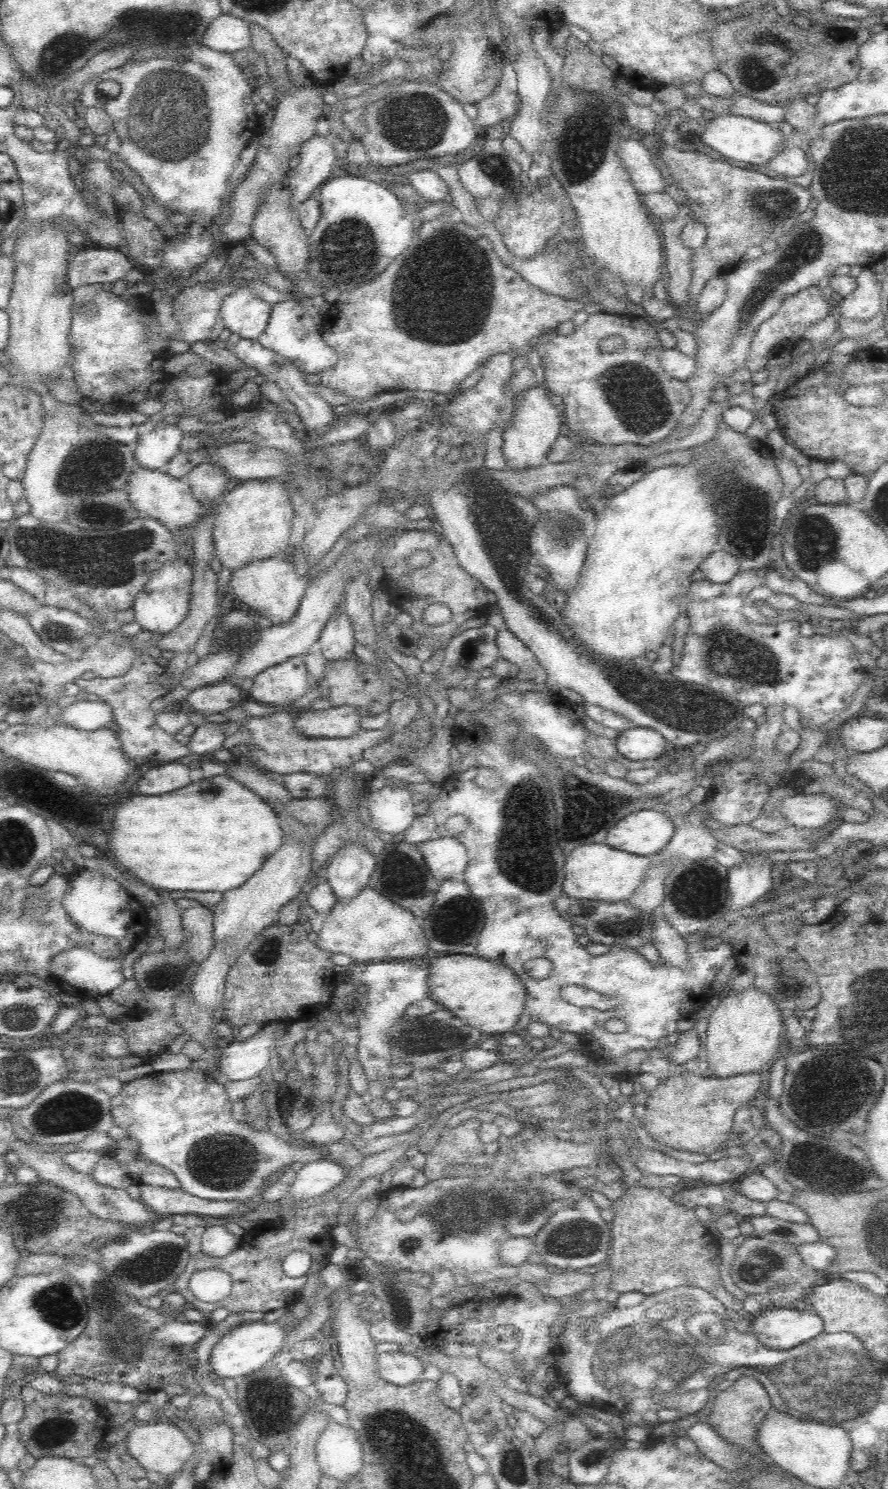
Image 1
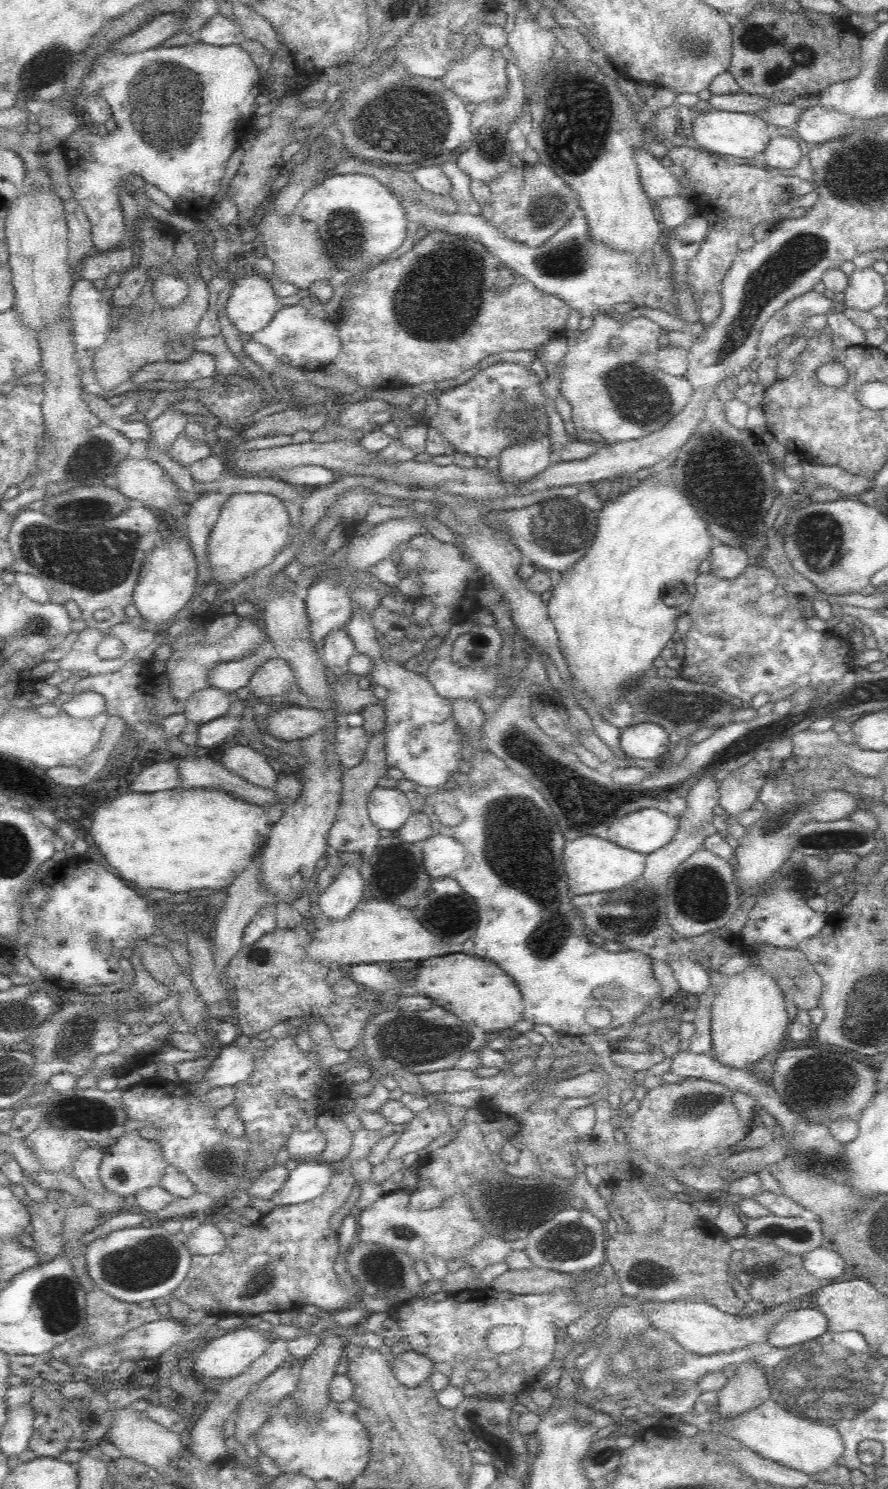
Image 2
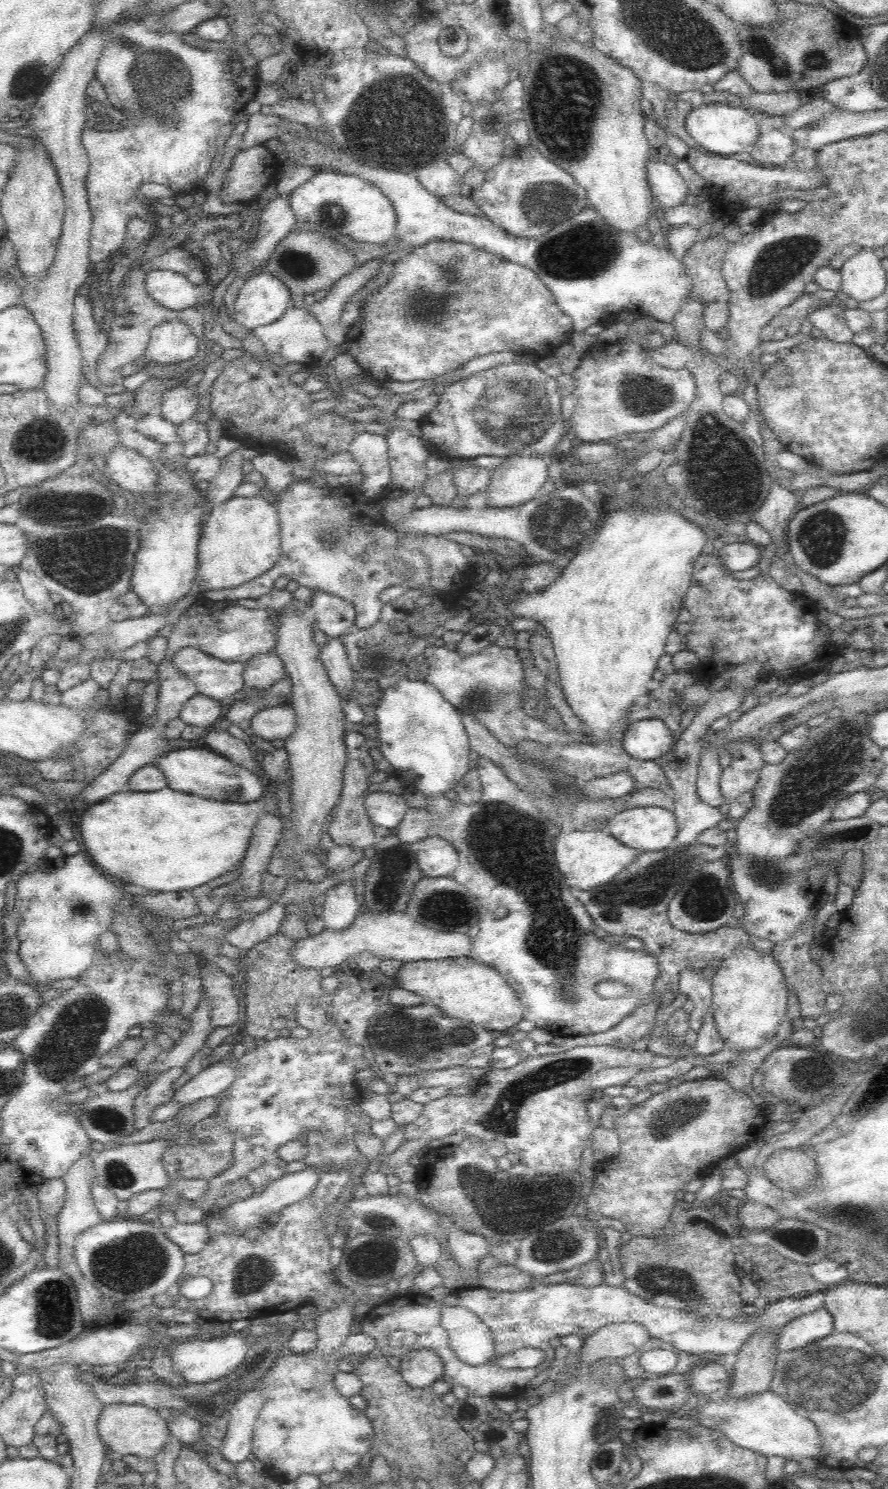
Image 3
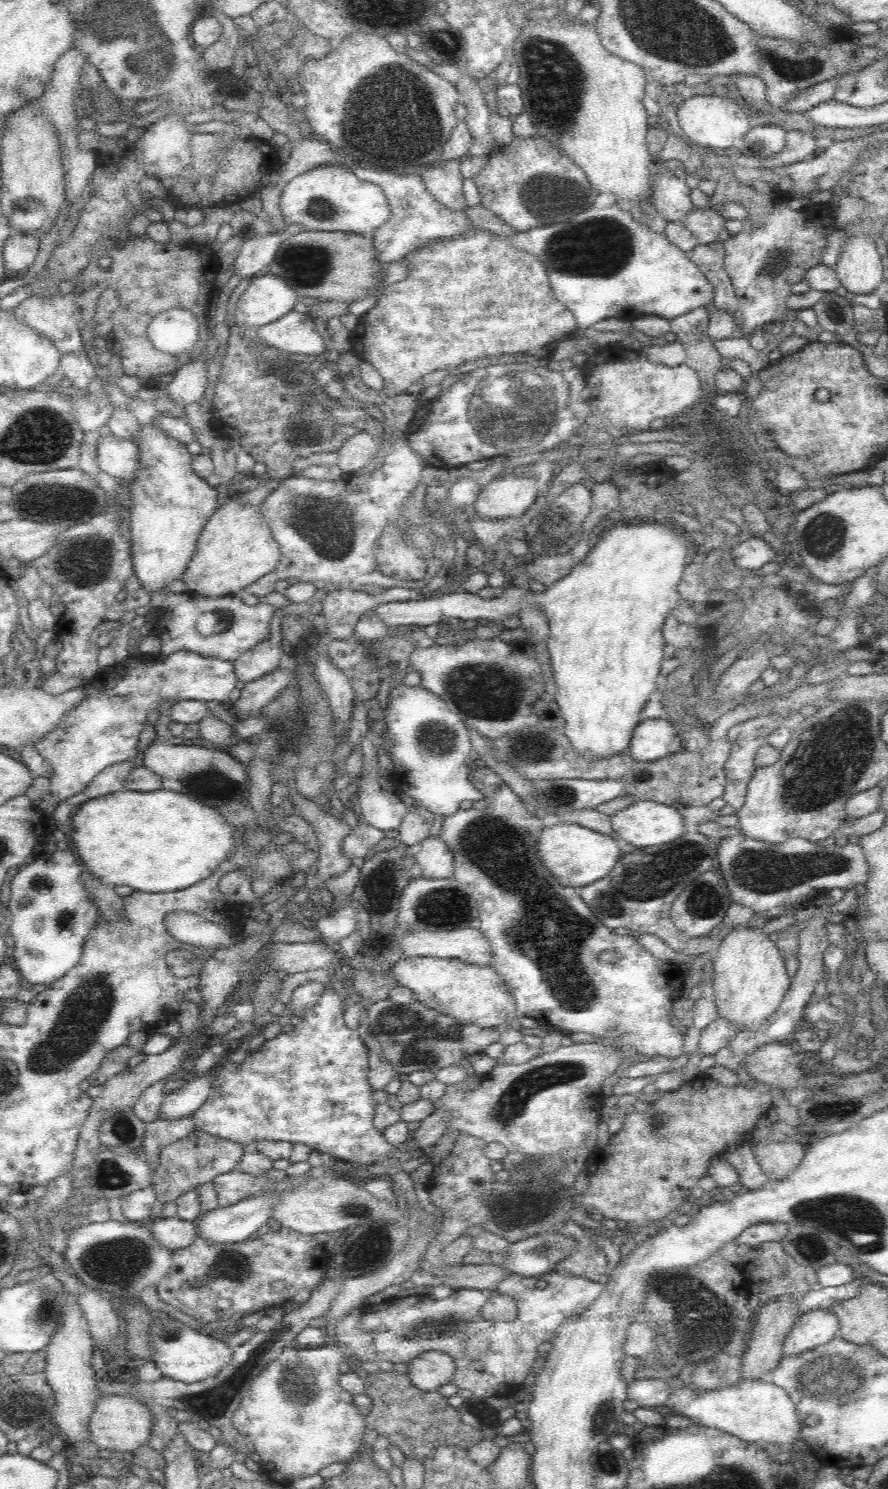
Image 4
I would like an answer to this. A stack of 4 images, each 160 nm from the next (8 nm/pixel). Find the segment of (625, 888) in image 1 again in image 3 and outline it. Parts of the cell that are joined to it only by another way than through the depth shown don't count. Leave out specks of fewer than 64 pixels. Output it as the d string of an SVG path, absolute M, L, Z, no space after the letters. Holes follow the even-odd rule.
M576 830L576 832L568 832L568 834L560 834L554 840L554 856L558 862L558 868L562 870L566 884L570 888L580 888L580 890L590 890L596 888L604 882L610 882L614 876L618 876L618 872L622 872L640 852L624 846L616 838L612 838L606 832L598 832L598 830Z

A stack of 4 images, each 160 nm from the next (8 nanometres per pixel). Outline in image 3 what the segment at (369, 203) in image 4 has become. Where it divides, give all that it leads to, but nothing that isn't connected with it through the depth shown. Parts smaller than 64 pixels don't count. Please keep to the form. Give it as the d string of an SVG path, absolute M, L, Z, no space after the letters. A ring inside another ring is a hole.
M316 172L290 193L290 207L298 221L314 226L322 226L326 236L340 240L340 236L350 236L358 242L370 242L379 247L396 232L396 211L377 186L364 182L362 178L336 172Z

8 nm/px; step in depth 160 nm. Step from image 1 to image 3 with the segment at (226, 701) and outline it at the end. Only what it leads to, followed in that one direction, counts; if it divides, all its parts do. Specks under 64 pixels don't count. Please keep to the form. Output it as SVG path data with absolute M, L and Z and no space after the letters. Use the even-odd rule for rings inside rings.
M195 694L182 707L180 720L192 726L211 728L210 724L220 722L225 716L225 708L218 699L203 694Z

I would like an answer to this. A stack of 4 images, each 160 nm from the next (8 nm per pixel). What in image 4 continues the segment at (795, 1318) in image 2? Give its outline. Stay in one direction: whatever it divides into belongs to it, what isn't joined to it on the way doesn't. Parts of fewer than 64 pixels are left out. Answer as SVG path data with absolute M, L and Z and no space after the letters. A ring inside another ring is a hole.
M814 1309L801 1314L783 1342L782 1356L797 1355L826 1344L839 1329L838 1317L829 1309Z

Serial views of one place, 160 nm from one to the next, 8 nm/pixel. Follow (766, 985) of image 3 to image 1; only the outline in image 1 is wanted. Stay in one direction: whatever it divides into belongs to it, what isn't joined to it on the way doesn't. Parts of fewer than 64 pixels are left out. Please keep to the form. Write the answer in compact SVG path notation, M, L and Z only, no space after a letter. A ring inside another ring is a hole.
M756 984L744 989L735 987L733 991L731 996L719 998L711 1004L713 1012L708 1018L707 1035L703 1038L711 1077L727 1078L745 1073L766 1071L769 1064L781 1053L780 1042L784 1039L783 1021L785 1018L776 1004L776 1000L762 989L756 988Z

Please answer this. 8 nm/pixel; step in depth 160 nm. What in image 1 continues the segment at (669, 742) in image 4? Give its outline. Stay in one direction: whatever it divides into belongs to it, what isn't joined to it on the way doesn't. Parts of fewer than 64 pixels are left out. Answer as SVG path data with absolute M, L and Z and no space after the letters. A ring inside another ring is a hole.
M630 726L628 730L615 734L617 752L630 760L660 760L670 748L667 741L653 728Z

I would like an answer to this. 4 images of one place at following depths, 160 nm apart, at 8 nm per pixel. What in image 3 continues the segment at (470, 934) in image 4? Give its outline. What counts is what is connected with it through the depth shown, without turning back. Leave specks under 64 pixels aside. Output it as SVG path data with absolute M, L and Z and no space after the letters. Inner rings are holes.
M362 910L352 922L350 928L342 932L324 930L318 935L307 936L295 942L290 957L303 968L322 971L335 967L350 959L358 958L362 952L372 953L380 960L398 960L398 962L417 962L418 960L443 960L469 957L472 952L472 938L458 932L439 932L418 924L406 912L382 912L374 914Z

